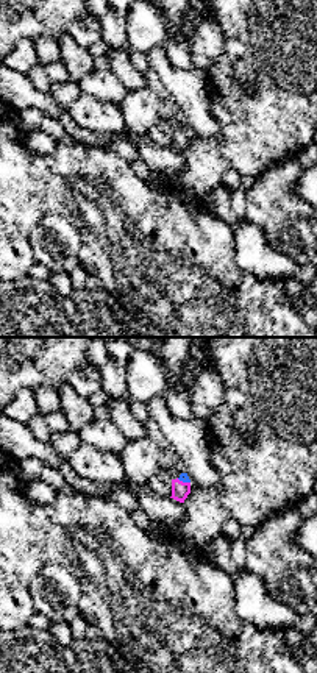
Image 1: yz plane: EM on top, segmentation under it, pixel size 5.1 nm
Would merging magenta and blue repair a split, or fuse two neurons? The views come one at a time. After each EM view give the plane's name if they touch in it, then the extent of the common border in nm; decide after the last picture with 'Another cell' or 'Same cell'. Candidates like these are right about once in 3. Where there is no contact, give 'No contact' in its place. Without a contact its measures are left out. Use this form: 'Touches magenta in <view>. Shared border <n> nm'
Touches magenta in yz. Shared border 80 nm

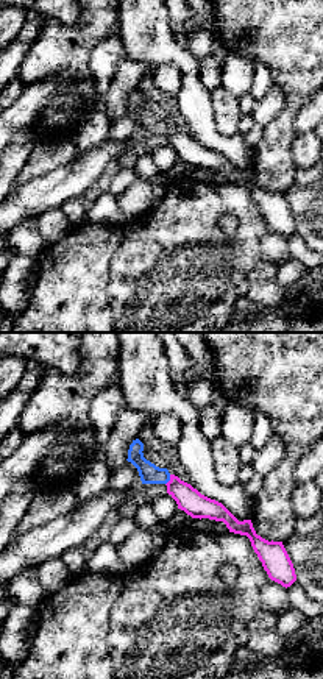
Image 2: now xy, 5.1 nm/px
Touches magenta in xy. Shared border 60 nm

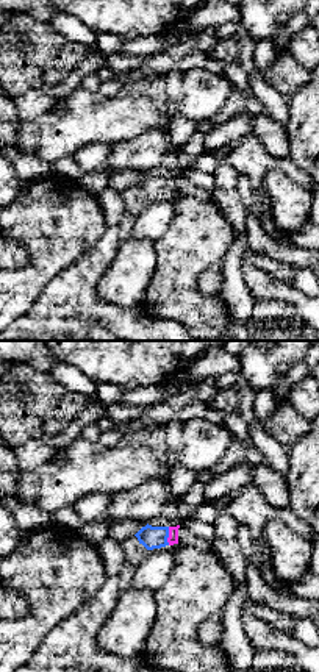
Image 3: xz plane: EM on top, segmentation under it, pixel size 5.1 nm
Touches magenta in xz. Shared border 100 nm

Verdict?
Same cell

